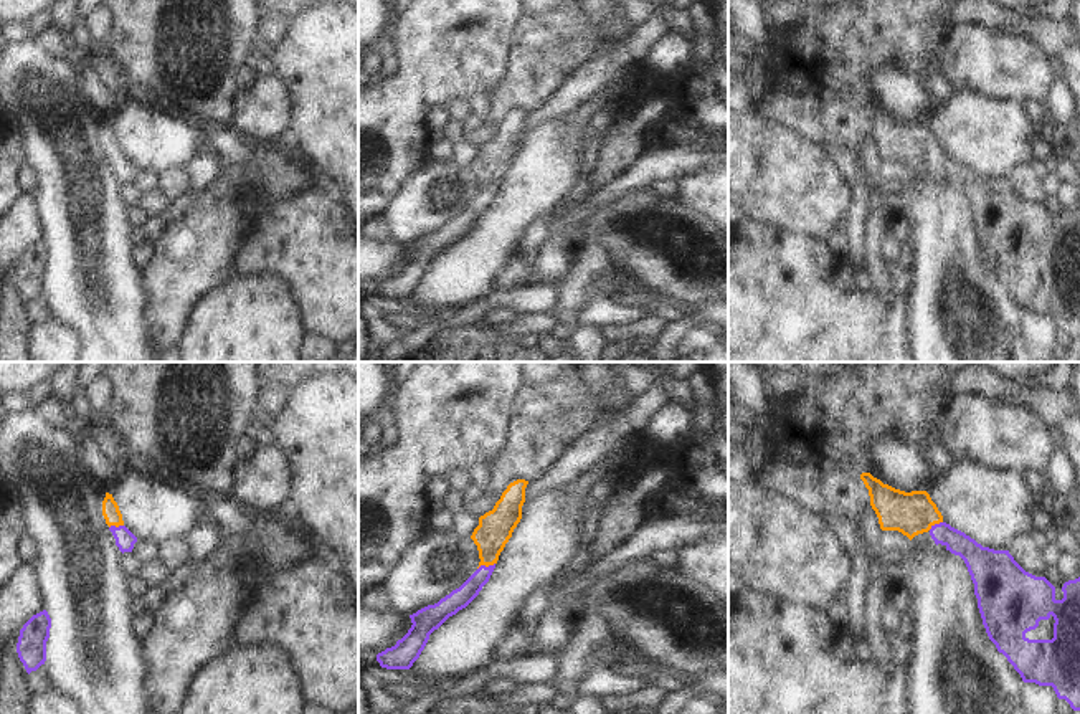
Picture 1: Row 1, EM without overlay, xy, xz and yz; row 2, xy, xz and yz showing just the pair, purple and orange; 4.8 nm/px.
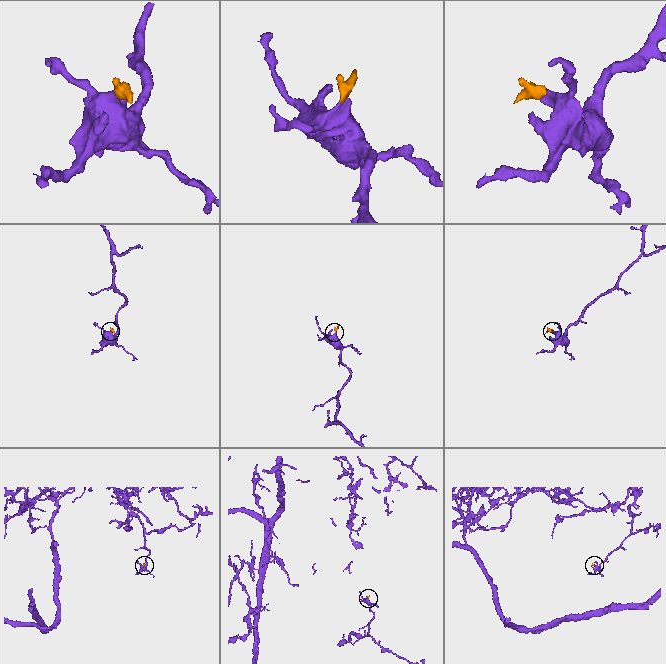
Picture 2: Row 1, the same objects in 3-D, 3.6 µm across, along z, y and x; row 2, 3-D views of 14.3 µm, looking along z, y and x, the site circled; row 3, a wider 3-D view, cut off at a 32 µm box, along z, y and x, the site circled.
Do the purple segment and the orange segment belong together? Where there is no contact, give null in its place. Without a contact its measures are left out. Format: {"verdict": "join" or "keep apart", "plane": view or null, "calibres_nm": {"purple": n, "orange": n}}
{"verdict": "join", "plane": "xz", "calibres_nm": {"purple": 100, "orange": 170}}

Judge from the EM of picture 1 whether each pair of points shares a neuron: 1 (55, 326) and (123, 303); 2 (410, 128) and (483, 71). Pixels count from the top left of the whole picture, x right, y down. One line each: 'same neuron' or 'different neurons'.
1: different neurons
2: same neuron

